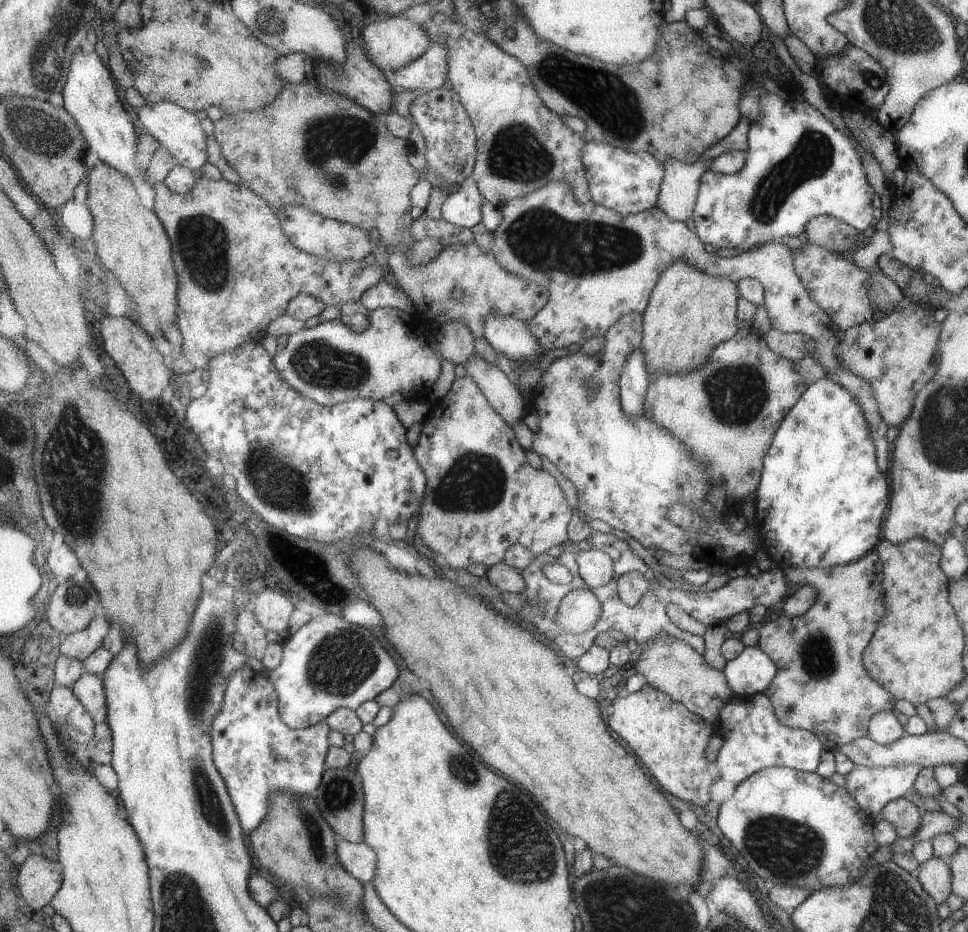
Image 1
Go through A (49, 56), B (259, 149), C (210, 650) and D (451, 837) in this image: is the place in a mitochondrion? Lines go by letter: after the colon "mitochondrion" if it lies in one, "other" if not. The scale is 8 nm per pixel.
A: mitochondrion
B: other
C: mitochondrion
D: other

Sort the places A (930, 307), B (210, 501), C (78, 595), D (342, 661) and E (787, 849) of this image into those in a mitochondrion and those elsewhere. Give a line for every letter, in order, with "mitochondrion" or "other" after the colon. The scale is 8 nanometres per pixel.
A: other
B: other
C: mitochondrion
D: mitochondrion
E: mitochondrion

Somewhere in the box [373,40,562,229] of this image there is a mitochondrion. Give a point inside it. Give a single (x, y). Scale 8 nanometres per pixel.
(516, 154)

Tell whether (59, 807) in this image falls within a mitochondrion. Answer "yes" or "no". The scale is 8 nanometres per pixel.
no

